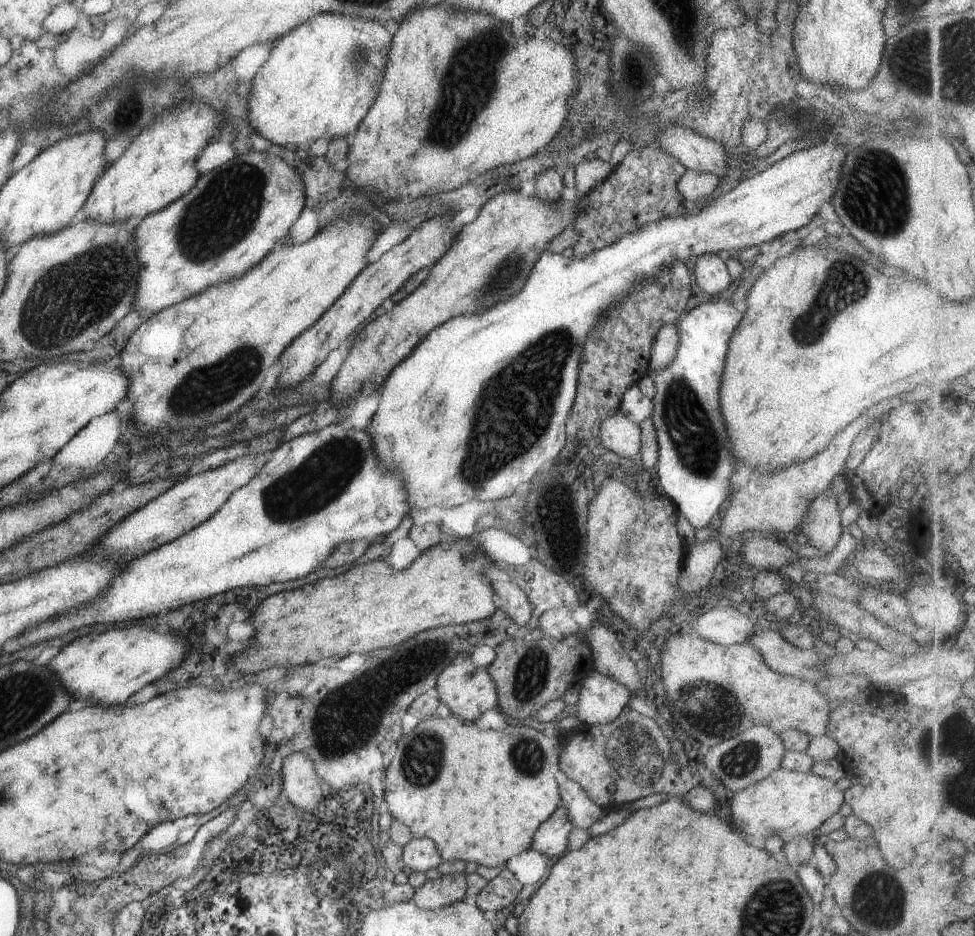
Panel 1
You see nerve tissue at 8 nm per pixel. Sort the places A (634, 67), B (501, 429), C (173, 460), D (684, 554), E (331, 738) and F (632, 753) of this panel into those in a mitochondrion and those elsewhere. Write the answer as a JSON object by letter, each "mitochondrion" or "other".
{"A":"mitochondrion","B":"mitochondrion","C":"other","D":"other","E":"mitochondrion","F":"mitochondrion"}

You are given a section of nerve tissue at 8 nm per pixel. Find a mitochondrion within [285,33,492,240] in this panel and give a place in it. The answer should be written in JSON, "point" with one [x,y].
{"point":[358,54]}

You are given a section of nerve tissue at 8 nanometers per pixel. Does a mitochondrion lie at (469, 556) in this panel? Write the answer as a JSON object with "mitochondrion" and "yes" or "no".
{"mitochondrion":"yes"}

